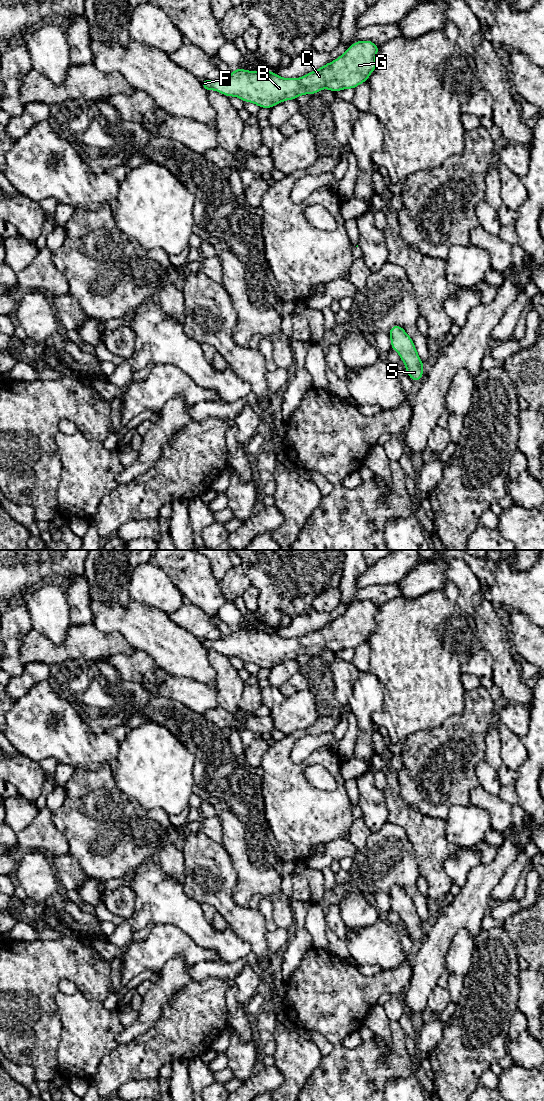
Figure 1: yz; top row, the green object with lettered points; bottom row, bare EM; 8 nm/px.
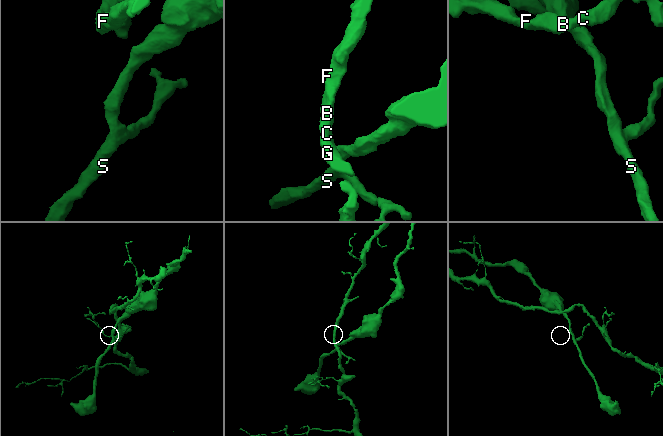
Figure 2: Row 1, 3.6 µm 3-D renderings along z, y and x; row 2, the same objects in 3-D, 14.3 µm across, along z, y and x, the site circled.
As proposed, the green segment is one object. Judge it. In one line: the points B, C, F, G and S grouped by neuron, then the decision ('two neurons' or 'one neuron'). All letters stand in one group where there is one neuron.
B C F G S | one neuron

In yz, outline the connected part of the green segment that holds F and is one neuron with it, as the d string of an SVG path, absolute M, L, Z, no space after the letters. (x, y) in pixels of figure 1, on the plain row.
M370 600L356 601L347 610L332 622L321 628L311 631L300 638L283 638L269 629L248 631L238 628L232 633L217 640L200 640L206 651L215 650L228 658L235 656L243 662L251 662L260 668L272 668L286 660L295 660L303 654L319 653L323 648L336 653L344 649L355 649L361 643L369 640L370 634L377 628L376 615L380 607Z

